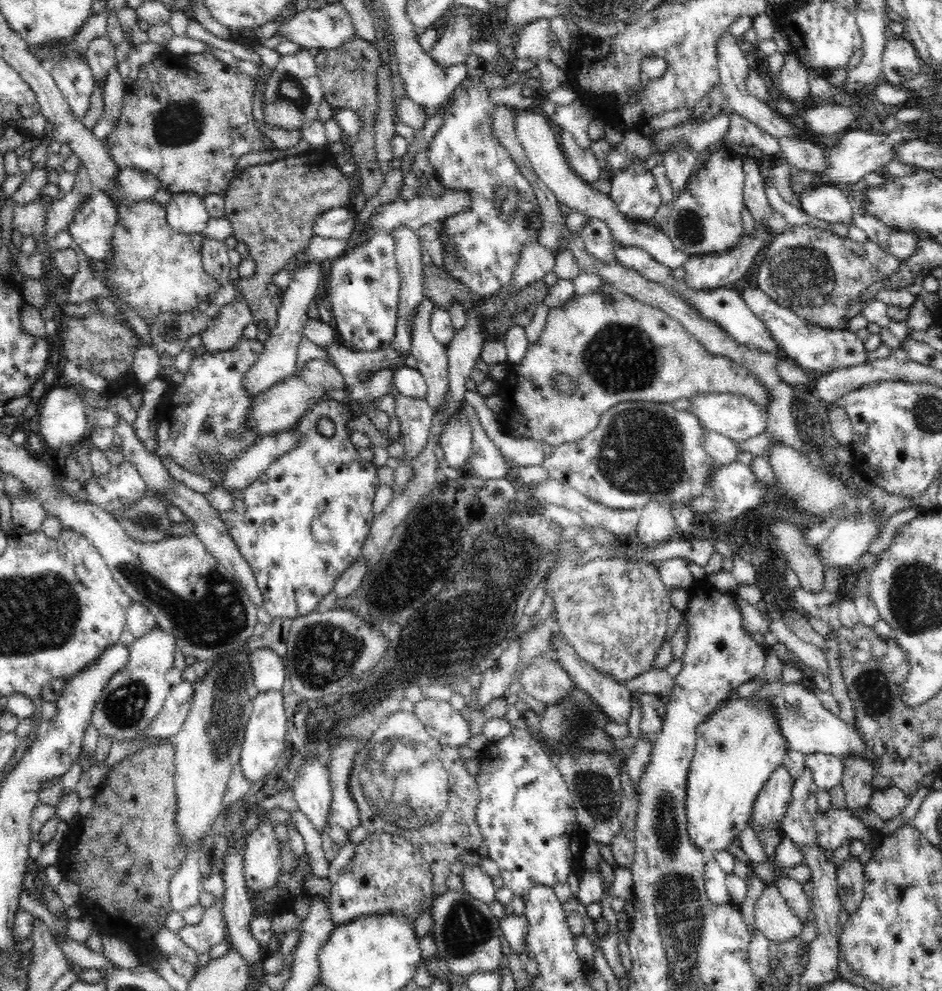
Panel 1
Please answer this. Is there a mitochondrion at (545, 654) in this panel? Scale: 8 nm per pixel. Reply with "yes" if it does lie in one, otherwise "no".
no

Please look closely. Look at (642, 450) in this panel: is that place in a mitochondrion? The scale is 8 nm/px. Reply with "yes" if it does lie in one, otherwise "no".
yes

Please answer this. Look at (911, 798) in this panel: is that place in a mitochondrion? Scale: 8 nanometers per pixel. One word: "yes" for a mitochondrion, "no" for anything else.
no

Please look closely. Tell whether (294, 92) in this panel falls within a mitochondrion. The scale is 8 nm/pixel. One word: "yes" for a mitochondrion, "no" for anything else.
yes

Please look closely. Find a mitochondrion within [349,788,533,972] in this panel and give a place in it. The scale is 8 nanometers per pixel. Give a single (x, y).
(465, 927)

